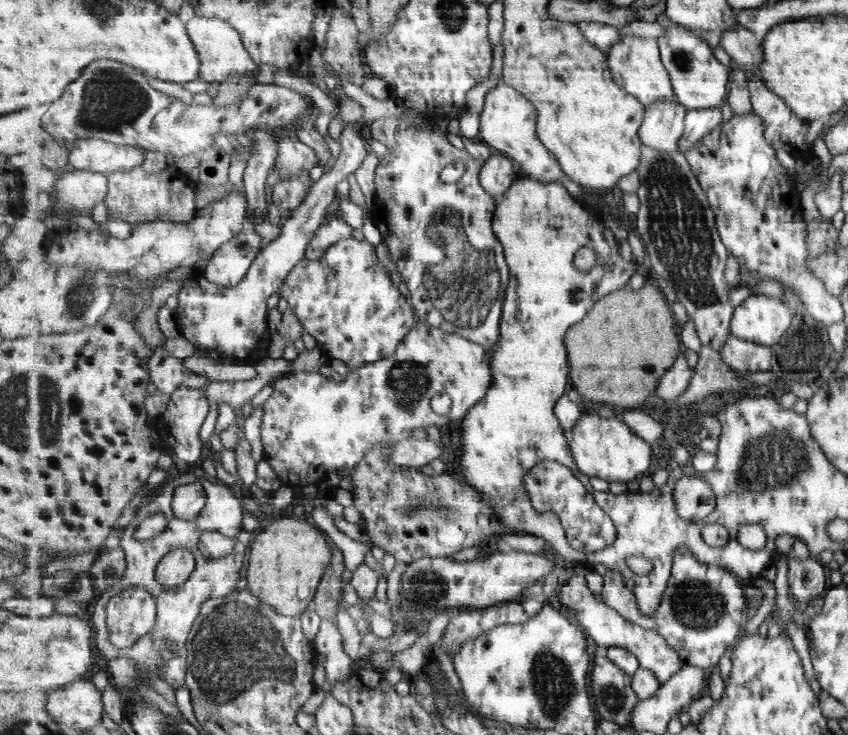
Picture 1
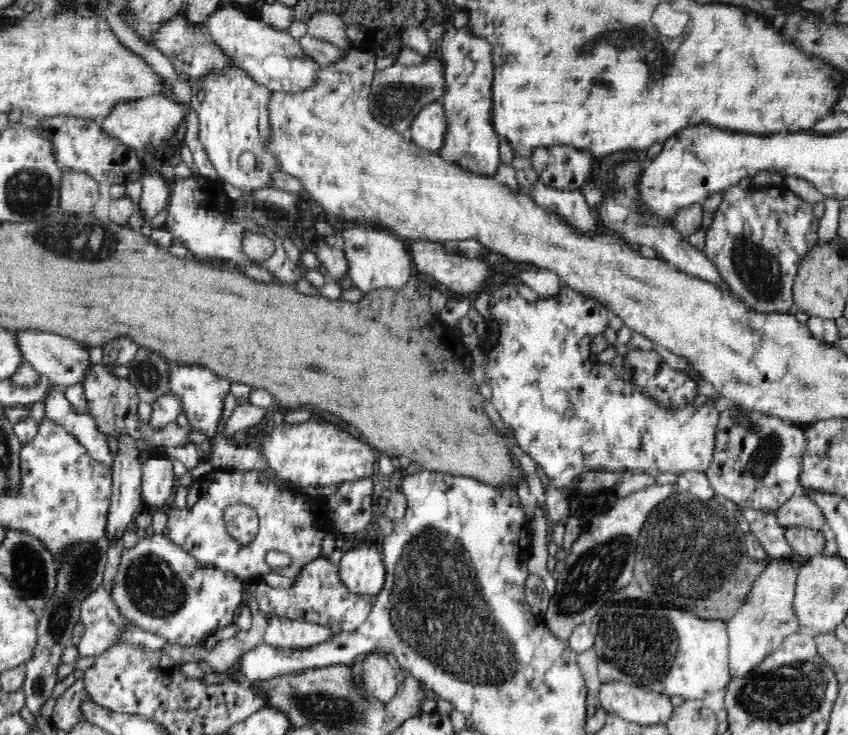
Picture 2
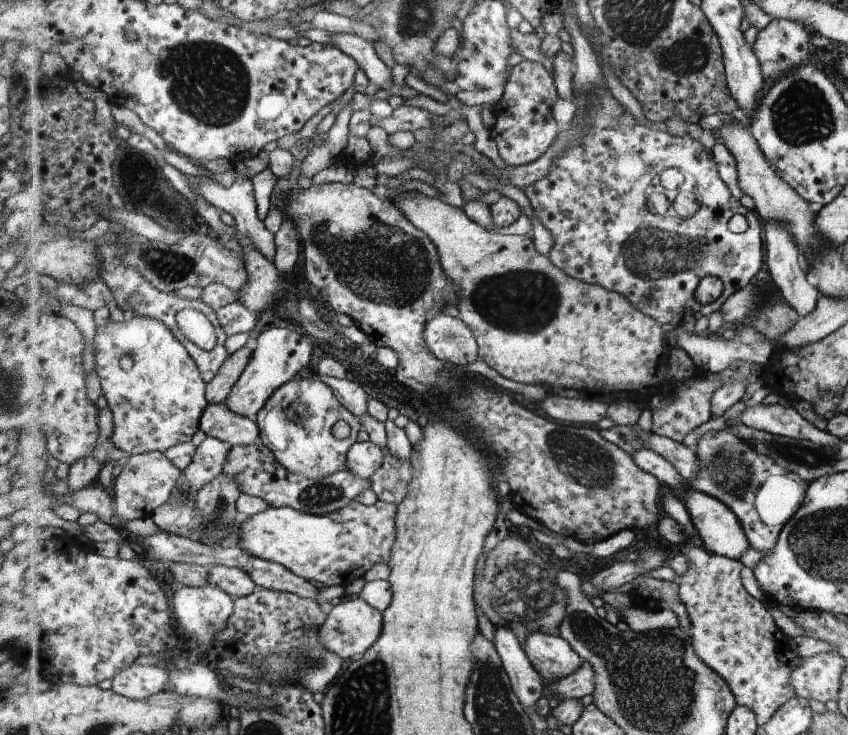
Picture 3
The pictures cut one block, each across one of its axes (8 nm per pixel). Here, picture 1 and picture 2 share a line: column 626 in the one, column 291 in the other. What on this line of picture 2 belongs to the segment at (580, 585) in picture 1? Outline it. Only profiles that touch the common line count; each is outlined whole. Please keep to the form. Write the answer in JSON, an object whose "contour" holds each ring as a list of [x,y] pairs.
{"contour":[[[267,617],[264,642],[273,647],[304,648],[326,642],[332,635],[328,626],[300,619]]]}

